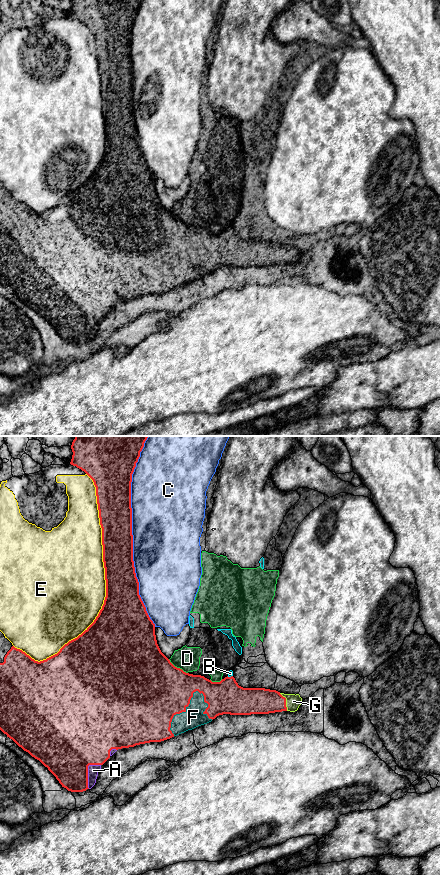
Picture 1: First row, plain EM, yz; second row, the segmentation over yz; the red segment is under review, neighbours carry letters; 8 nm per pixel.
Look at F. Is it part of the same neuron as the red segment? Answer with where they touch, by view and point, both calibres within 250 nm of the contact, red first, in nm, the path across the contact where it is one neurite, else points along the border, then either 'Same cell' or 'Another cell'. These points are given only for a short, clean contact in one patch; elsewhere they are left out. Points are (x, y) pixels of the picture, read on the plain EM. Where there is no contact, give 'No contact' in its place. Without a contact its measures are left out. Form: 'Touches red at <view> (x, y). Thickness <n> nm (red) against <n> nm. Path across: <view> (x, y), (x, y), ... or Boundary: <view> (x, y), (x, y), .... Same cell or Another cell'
Touches red at yz (182, 263). Thickness 460 nm (red) against 160 nm. Same cell

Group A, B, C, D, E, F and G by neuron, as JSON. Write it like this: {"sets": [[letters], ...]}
{"sets": [["A", "F", "G"], ["B", "D"], ["C"], ["E"]]}

